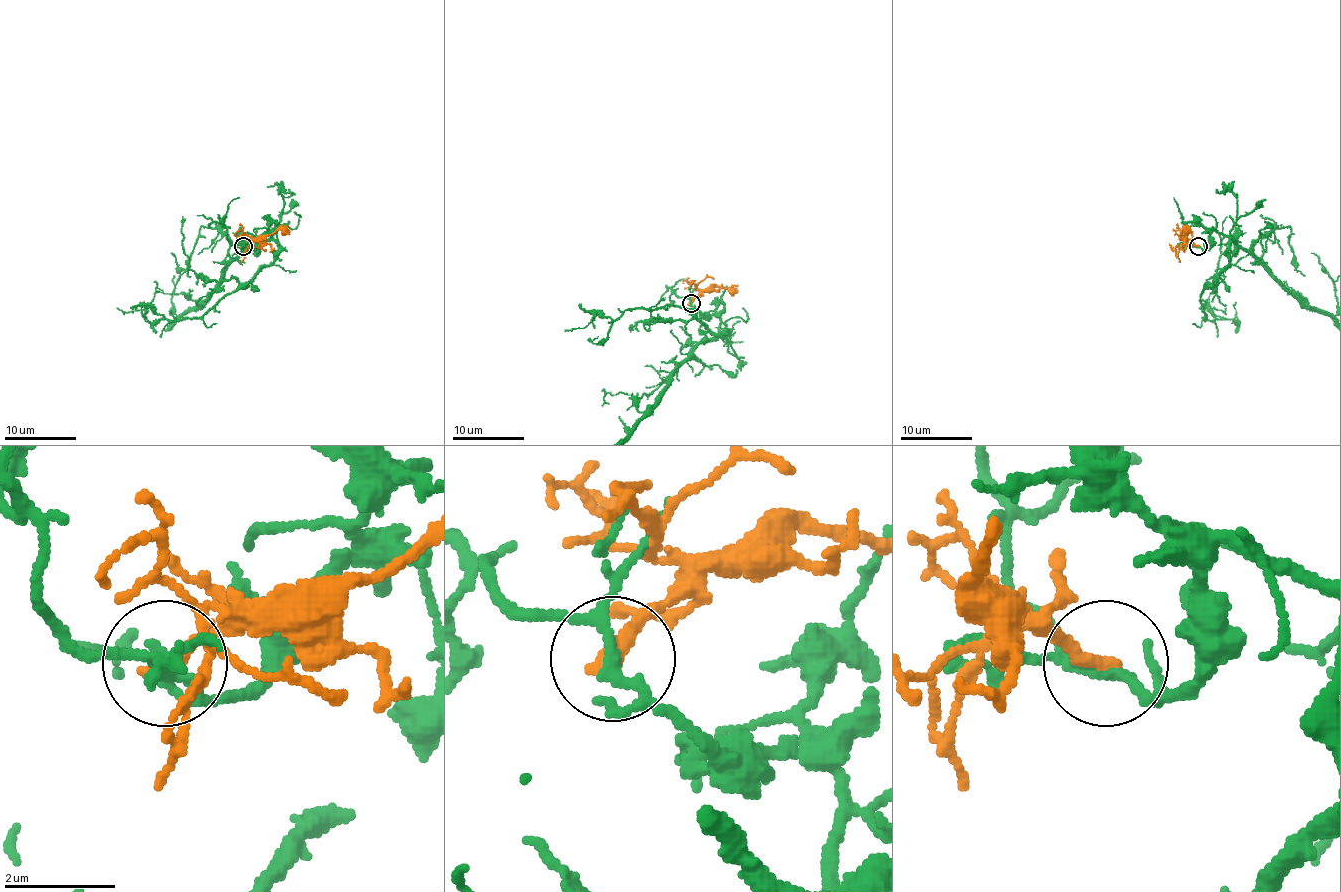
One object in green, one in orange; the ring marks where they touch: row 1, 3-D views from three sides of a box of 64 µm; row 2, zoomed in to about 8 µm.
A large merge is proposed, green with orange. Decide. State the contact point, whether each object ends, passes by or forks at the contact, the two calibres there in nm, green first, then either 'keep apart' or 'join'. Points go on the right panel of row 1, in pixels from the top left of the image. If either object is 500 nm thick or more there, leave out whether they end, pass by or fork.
at (1198, 246); green forks there; orange ends there; 160 nm thick on the green side, 260 nm on the other; keep apart

